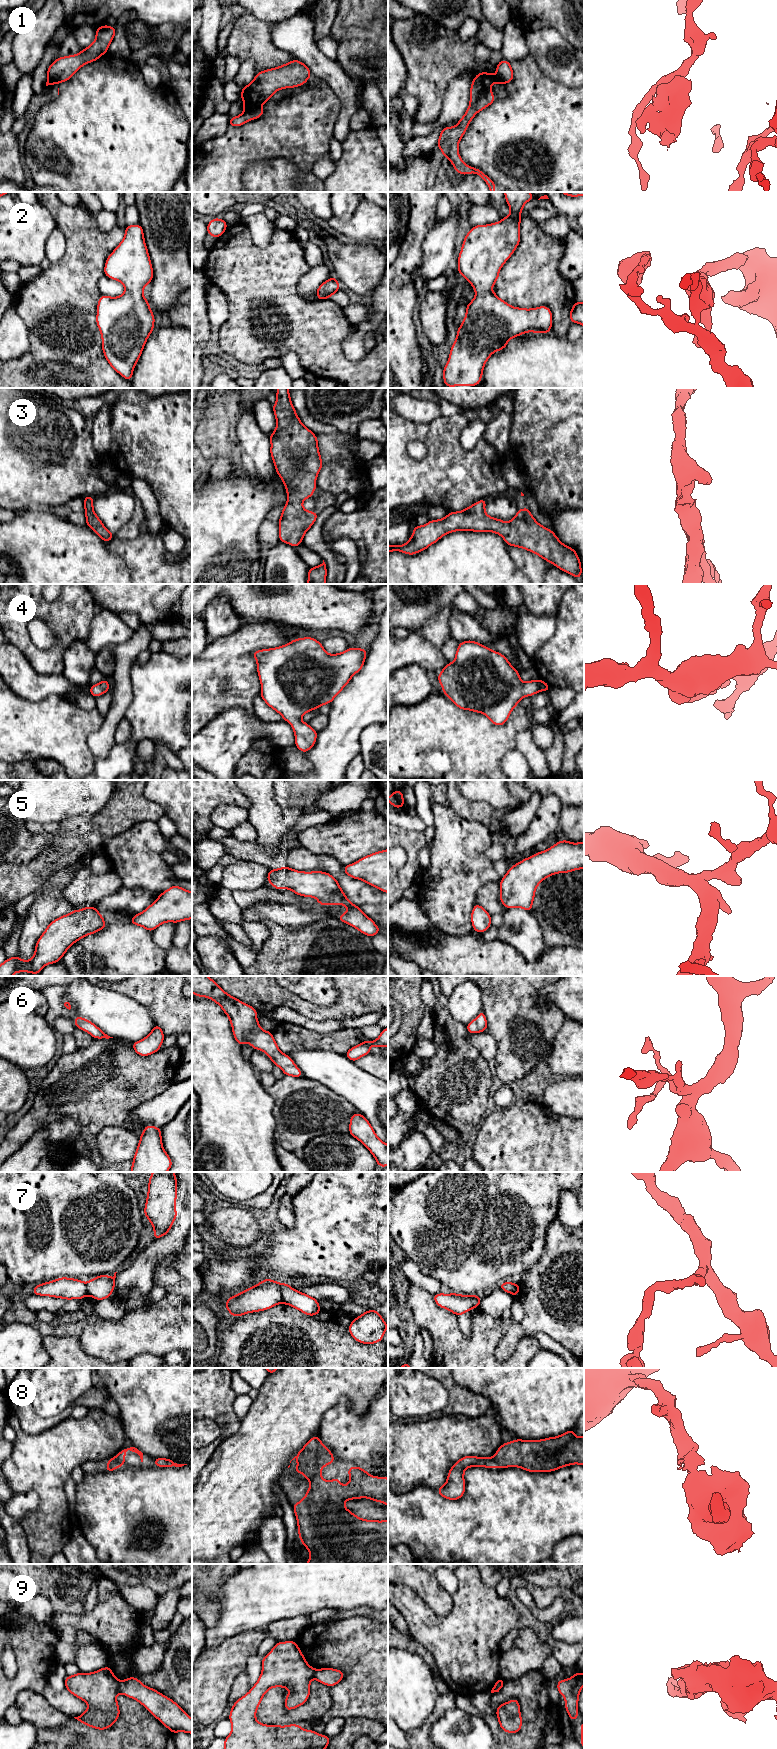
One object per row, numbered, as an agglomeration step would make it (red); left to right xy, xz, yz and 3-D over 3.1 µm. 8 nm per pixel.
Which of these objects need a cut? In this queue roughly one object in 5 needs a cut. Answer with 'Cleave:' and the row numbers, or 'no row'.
Cleave: 1, 7, 9

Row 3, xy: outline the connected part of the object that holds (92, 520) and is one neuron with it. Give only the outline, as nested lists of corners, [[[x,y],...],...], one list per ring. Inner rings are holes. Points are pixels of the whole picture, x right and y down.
[[[84,497],[84,513],[86,514],[86,525],[90,527],[103,541],[108,543],[114,536],[114,533],[108,531],[93,509],[95,497]]]

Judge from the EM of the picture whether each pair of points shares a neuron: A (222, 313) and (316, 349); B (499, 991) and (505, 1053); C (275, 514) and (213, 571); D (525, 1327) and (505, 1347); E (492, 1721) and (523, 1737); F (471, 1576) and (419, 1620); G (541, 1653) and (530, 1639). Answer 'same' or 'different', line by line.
A: different
B: same
C: different
D: same
E: same
F: same
G: same

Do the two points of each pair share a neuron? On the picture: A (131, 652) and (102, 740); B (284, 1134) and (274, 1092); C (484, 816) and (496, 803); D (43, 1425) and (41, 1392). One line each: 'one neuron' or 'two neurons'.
A: one neuron
B: one neuron
C: two neurons
D: two neurons

